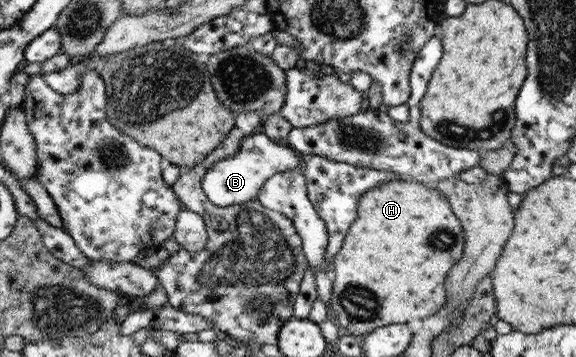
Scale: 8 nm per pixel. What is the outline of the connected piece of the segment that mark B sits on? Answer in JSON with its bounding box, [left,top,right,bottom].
[201,132,303,207]

